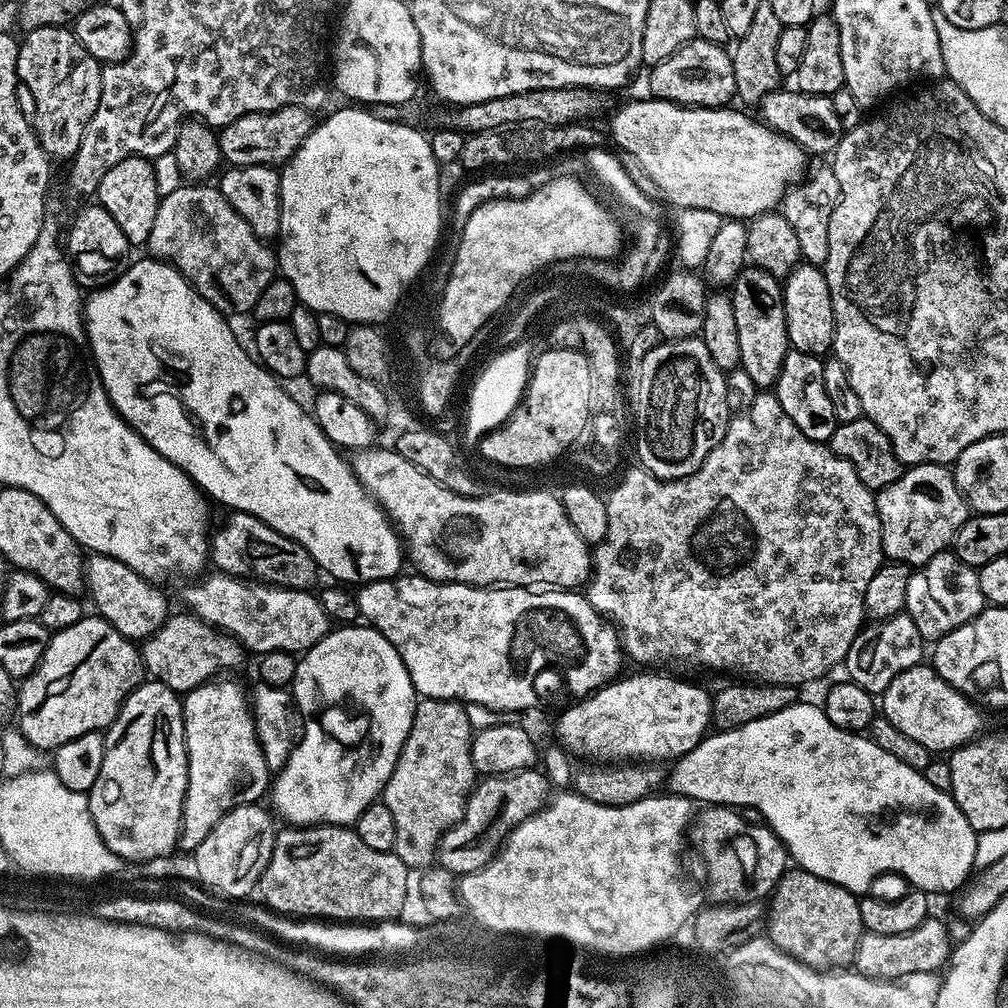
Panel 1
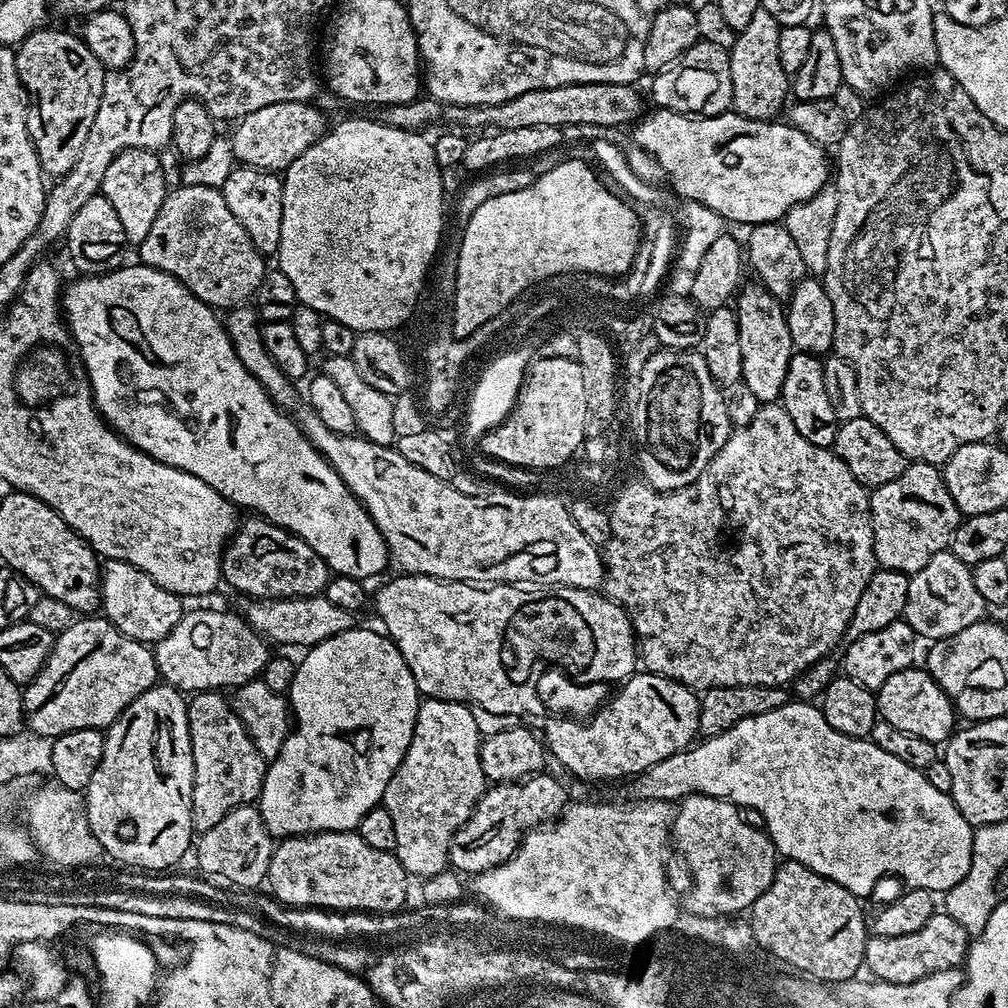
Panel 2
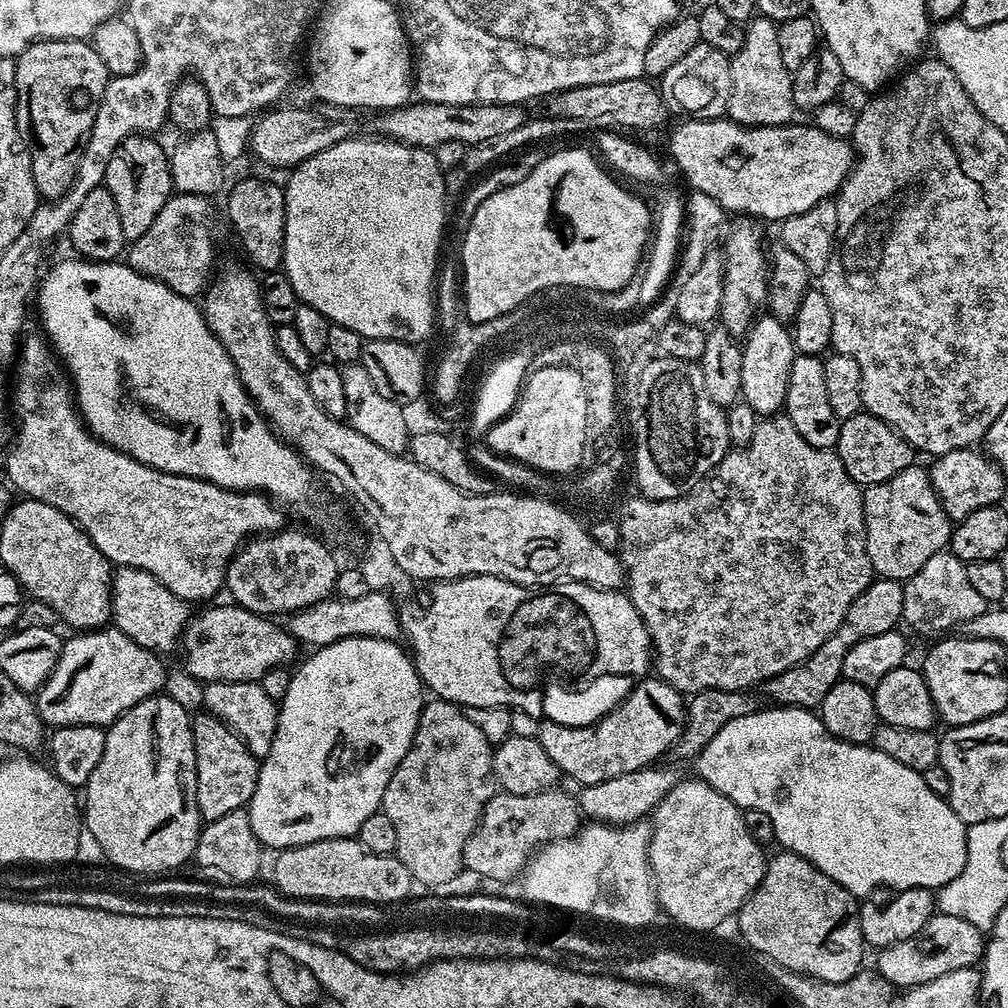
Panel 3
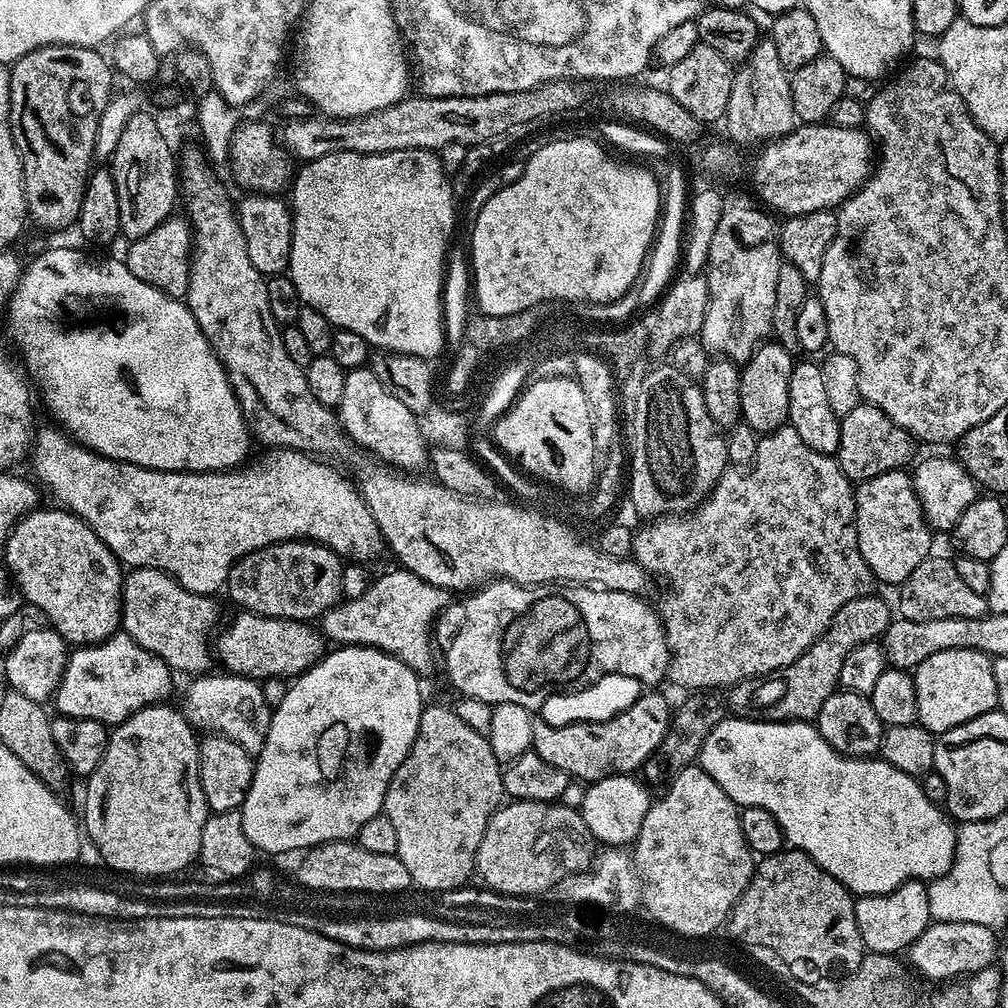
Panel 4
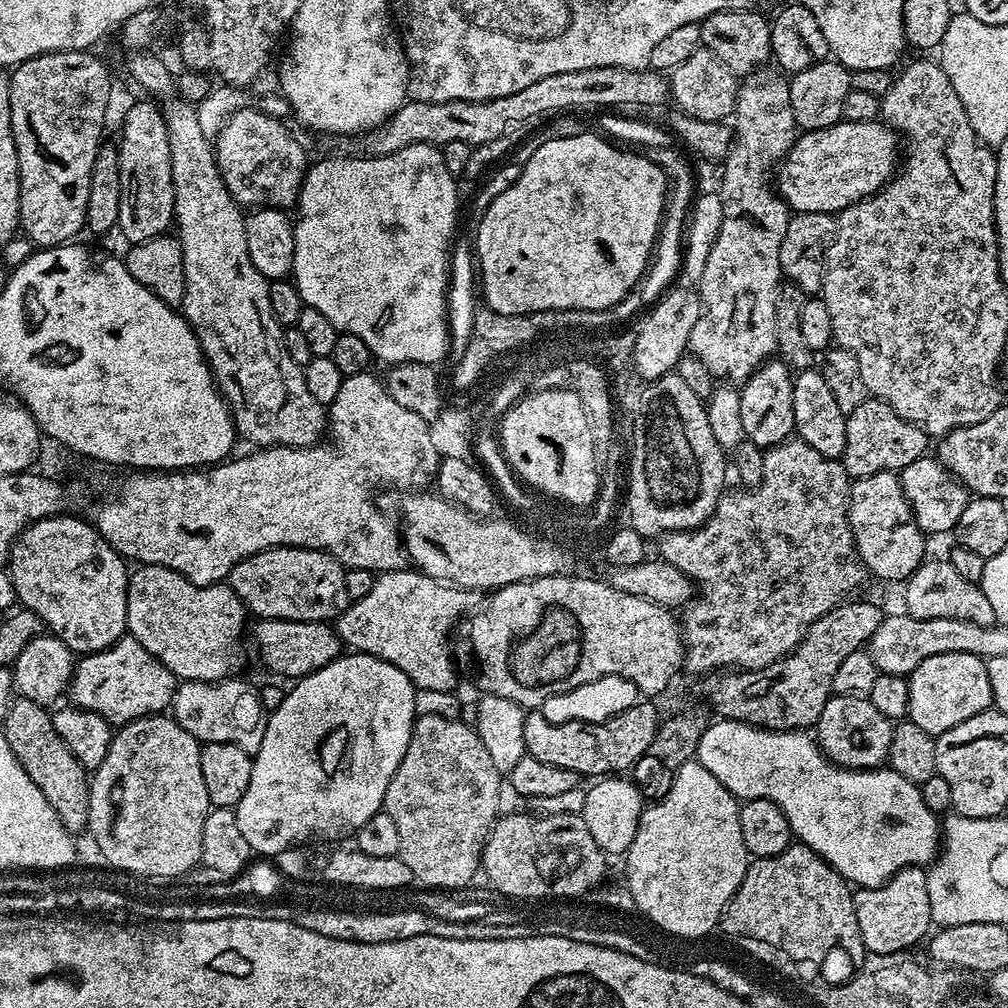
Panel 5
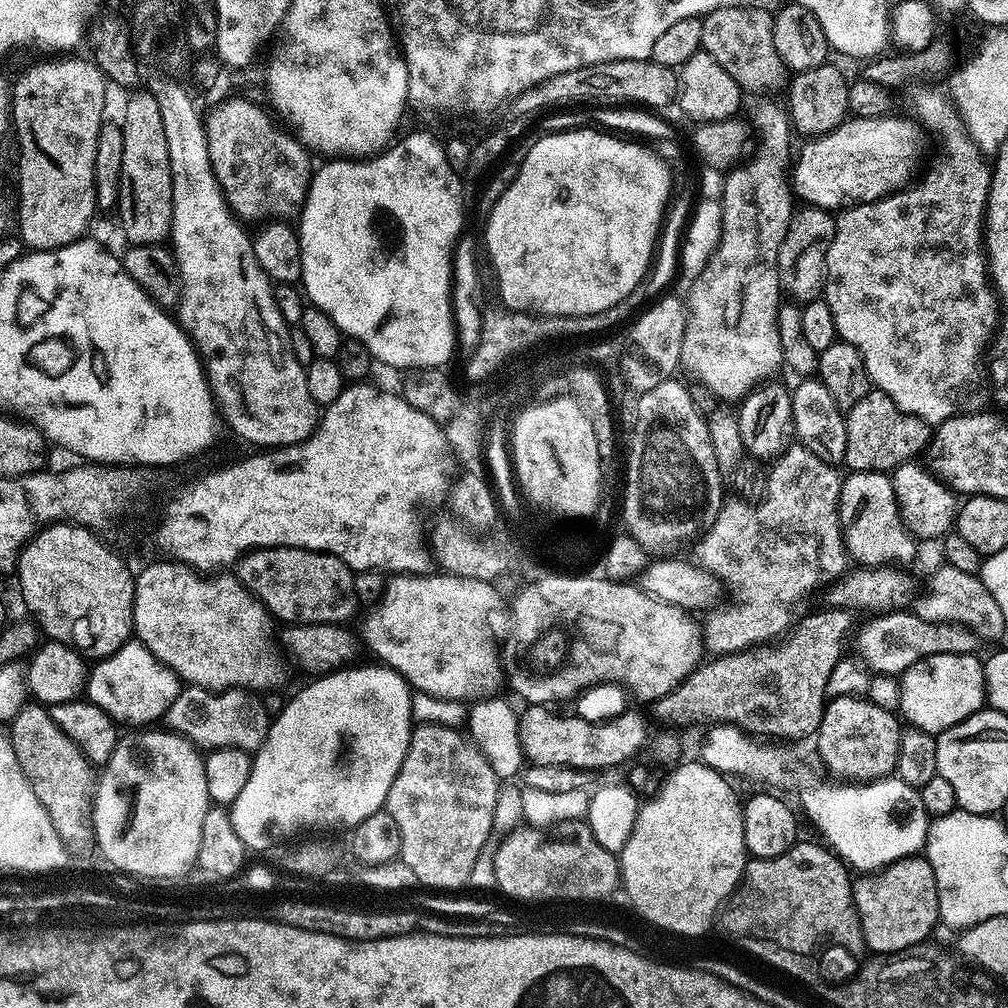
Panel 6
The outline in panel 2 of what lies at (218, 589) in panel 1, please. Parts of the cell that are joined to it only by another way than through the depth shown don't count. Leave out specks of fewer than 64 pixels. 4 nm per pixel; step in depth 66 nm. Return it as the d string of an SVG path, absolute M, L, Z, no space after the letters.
M322 594L285 600L249 599L245 604L248 605L242 609L242 615L258 635L273 645L293 644L294 647L300 648L299 650L307 650L314 644L343 637L340 635L351 630L354 620L353 613L342 610L342 606L334 606L334 602L330 602Z

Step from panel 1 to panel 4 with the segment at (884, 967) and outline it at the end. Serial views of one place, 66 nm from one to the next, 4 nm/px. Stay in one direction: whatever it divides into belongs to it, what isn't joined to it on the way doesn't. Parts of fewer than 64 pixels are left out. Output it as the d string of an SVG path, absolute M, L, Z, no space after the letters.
M942 922L929 923L915 942L906 950L906 957L912 968L920 976L928 980L948 982L953 978L964 978L978 972L984 967L995 965L998 960L997 933L986 926L978 926L974 922Z

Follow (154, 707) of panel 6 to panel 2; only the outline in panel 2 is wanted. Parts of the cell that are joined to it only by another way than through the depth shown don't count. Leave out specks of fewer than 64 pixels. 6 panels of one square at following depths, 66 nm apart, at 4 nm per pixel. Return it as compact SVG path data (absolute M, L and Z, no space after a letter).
M88 614L77 618L70 630L55 637L44 669L23 689L24 719L35 735L51 738L83 728L104 730L124 713L126 706L130 706L134 698L146 694L146 690L153 688L156 683L158 673L155 651L149 645L122 634L103 615Z

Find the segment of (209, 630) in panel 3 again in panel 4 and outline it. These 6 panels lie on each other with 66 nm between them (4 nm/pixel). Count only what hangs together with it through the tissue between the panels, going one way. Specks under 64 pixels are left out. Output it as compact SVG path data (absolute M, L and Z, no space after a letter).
M243 610L235 614L237 616L225 626L224 633L214 640L215 659L217 656L233 676L248 676L261 682L272 676L295 678L313 668L326 654L326 641L311 623L255 616L253 612Z

